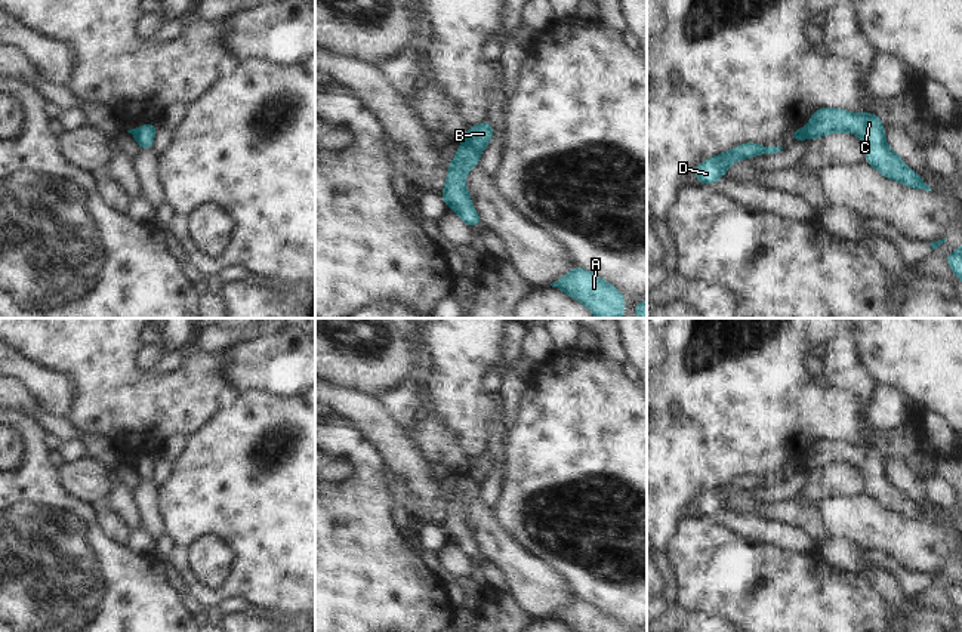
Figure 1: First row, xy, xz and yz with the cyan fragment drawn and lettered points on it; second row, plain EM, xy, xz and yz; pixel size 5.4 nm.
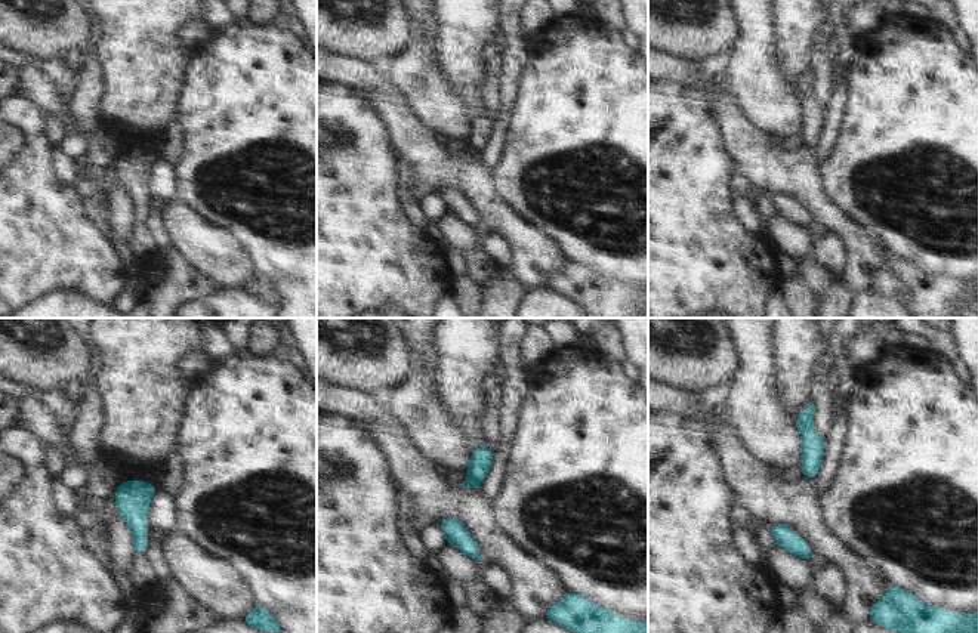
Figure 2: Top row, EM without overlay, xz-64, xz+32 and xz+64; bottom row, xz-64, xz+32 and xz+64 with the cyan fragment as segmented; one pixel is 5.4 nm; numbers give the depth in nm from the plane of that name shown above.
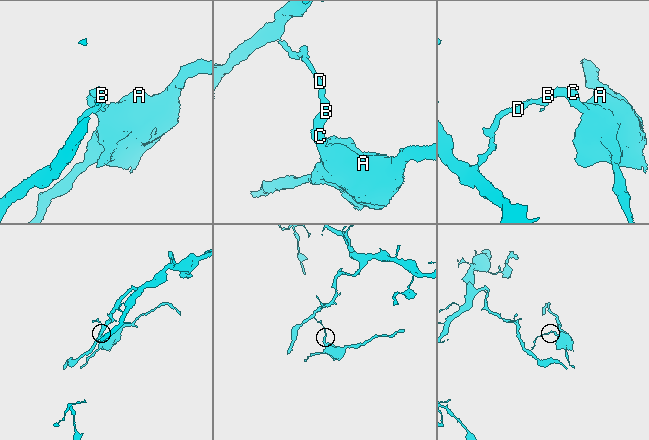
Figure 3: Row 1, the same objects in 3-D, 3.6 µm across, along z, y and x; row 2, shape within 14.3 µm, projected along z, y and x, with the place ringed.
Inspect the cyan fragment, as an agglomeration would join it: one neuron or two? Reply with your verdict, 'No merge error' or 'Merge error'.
Merge error

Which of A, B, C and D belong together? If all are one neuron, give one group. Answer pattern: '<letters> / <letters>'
A C / B D

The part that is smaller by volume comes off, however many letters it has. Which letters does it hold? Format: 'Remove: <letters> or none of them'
Remove: A, C

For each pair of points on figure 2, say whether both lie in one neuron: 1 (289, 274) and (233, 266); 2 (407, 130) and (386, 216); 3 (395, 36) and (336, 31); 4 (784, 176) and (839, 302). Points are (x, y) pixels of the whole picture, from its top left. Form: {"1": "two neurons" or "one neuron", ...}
{"1": "two neurons", "2": "two neurons", "3": "one neuron", "4": "two neurons"}

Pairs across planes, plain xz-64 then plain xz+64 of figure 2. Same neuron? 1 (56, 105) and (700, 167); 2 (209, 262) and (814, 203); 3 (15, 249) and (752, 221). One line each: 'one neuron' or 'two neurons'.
1: two neurons
2: one neuron
3: two neurons

